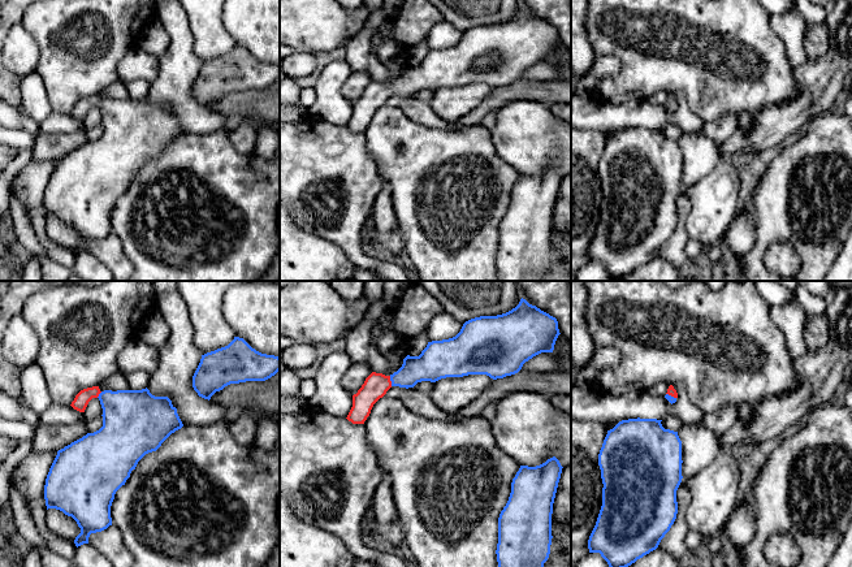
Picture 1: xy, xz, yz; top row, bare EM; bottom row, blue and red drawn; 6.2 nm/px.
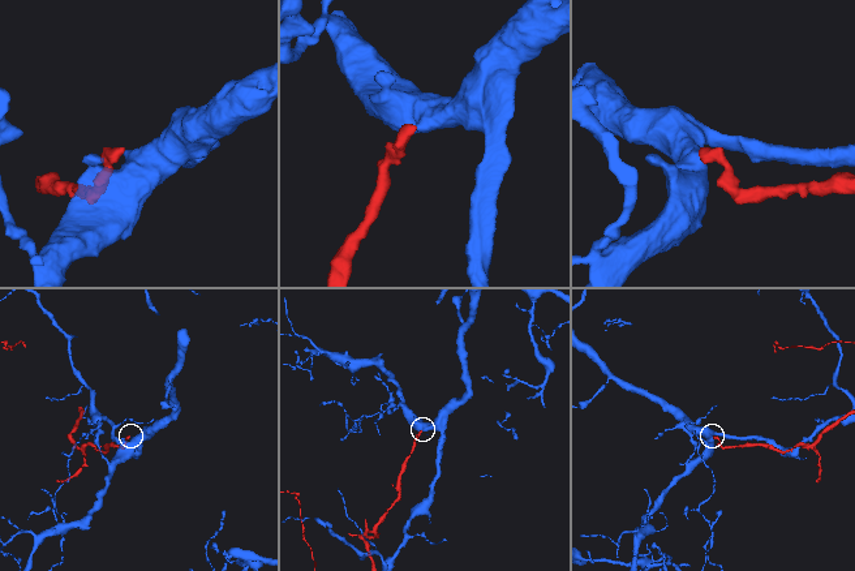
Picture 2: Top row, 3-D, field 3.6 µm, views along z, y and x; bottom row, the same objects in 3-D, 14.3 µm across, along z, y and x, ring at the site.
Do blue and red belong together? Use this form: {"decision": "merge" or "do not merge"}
{"decision": "merge"}

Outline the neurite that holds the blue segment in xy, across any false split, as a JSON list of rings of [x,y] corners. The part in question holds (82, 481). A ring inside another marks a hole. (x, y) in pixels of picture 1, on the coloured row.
[[[92,386],[81,390],[70,406],[85,412],[92,398],[100,401],[103,427],[59,450],[44,485],[47,510],[62,511],[81,528],[81,533],[74,540],[77,547],[88,544],[91,533],[112,525],[111,506],[116,492],[125,485],[131,471],[146,454],[156,451],[172,433],[183,427],[172,401],[168,397],[152,395],[147,388],[101,391],[99,386]]]

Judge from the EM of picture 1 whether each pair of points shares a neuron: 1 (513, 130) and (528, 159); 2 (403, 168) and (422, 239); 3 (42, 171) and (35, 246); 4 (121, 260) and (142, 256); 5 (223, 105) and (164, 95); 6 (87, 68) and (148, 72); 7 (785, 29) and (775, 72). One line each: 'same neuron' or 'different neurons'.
1: same neuron
2: same neuron
3: different neurons
4: different neurons
5: different neurons
6: different neurons
7: different neurons

